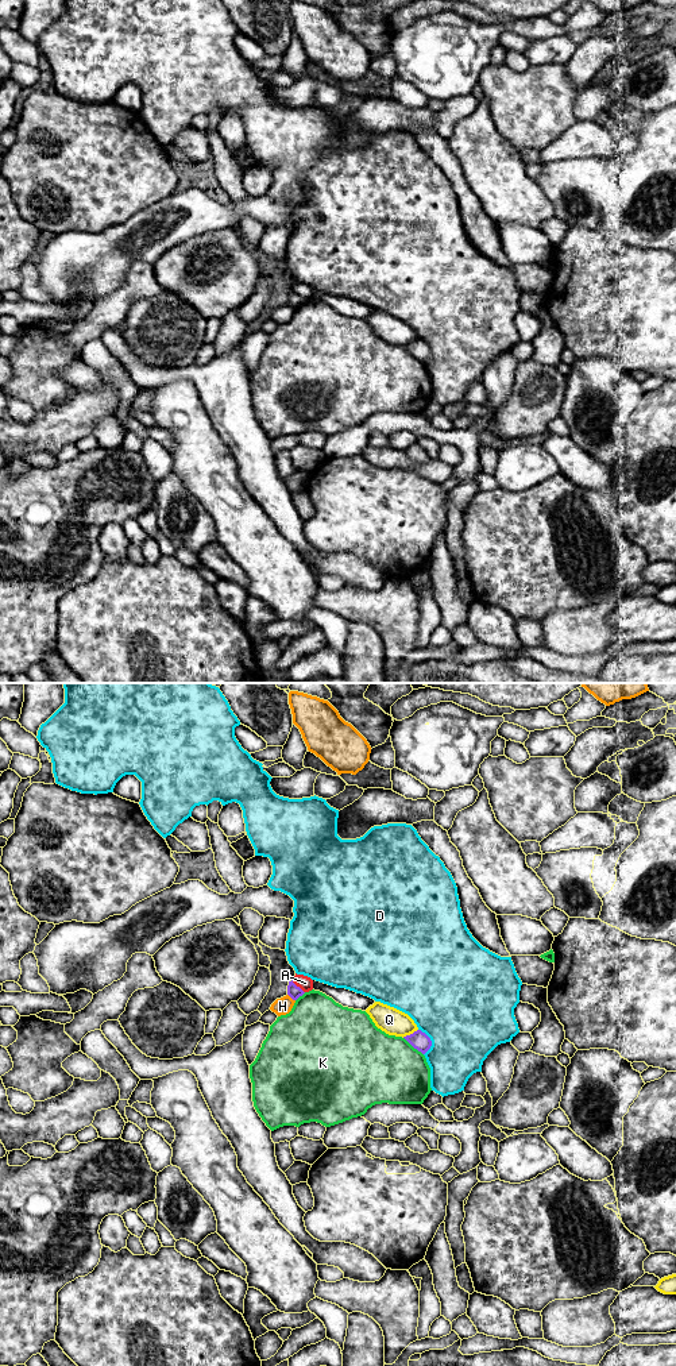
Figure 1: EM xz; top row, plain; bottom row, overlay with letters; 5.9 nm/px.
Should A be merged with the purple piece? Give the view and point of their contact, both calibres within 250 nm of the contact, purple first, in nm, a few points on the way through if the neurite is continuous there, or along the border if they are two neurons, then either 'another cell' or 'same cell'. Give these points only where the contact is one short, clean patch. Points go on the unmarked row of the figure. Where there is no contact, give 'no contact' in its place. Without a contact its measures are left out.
meets purple in xz at (298, 296); 80 nm thick on the purple side, 90 nm on the other; border along xz (292, 289), (304, 301); another cell

